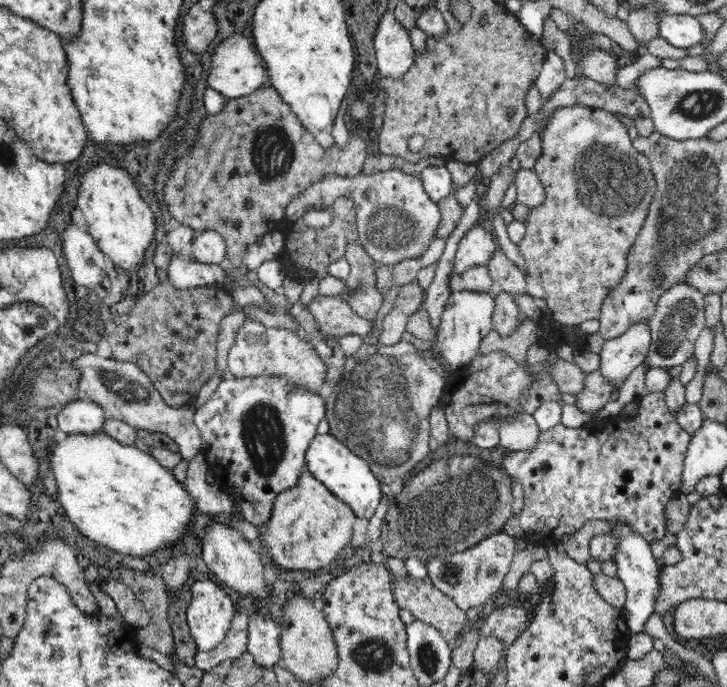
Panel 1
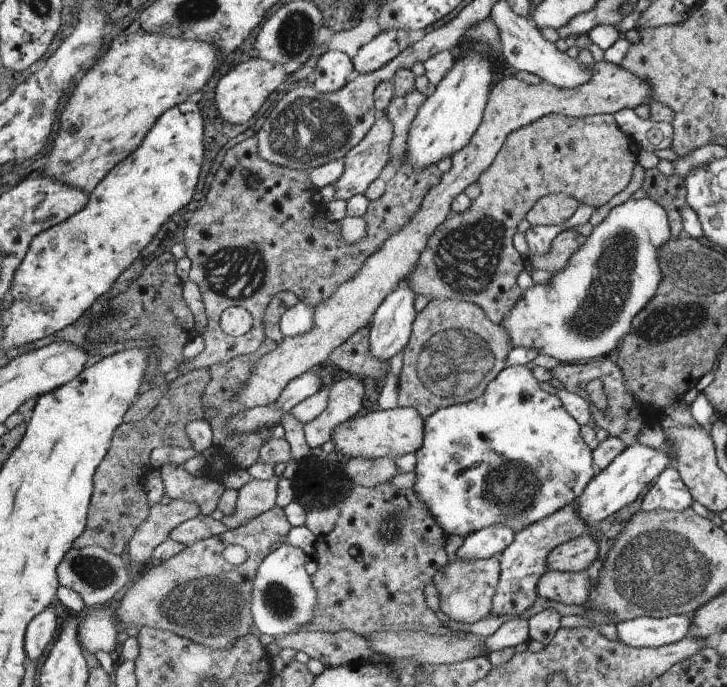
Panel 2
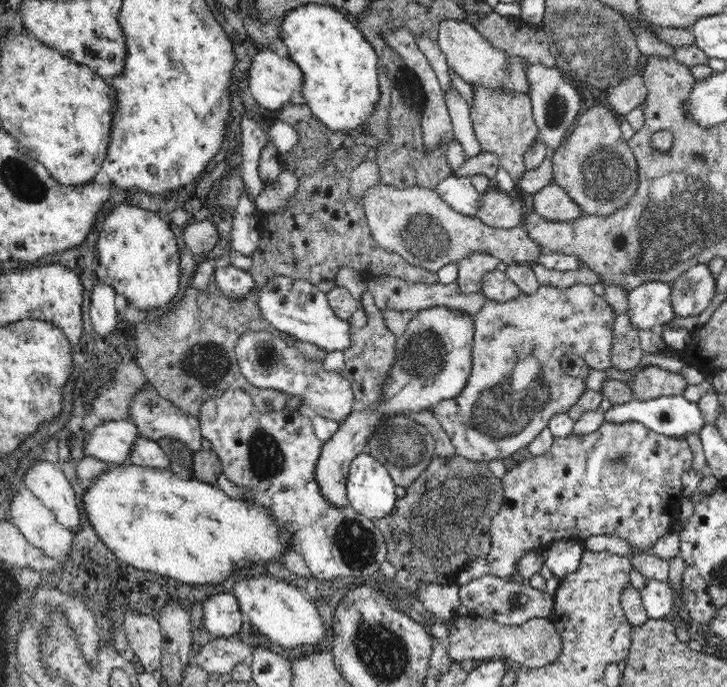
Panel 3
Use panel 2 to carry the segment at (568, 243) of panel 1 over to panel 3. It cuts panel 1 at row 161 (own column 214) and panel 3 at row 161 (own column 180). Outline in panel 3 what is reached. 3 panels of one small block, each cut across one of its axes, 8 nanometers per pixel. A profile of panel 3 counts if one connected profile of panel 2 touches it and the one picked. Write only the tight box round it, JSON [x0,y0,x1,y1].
[550,106,638,216]

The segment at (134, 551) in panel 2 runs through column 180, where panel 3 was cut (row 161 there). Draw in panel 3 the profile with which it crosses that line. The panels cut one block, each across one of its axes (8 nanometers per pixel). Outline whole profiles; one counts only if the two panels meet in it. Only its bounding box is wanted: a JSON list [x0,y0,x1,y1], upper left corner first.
[470,86,540,184]

